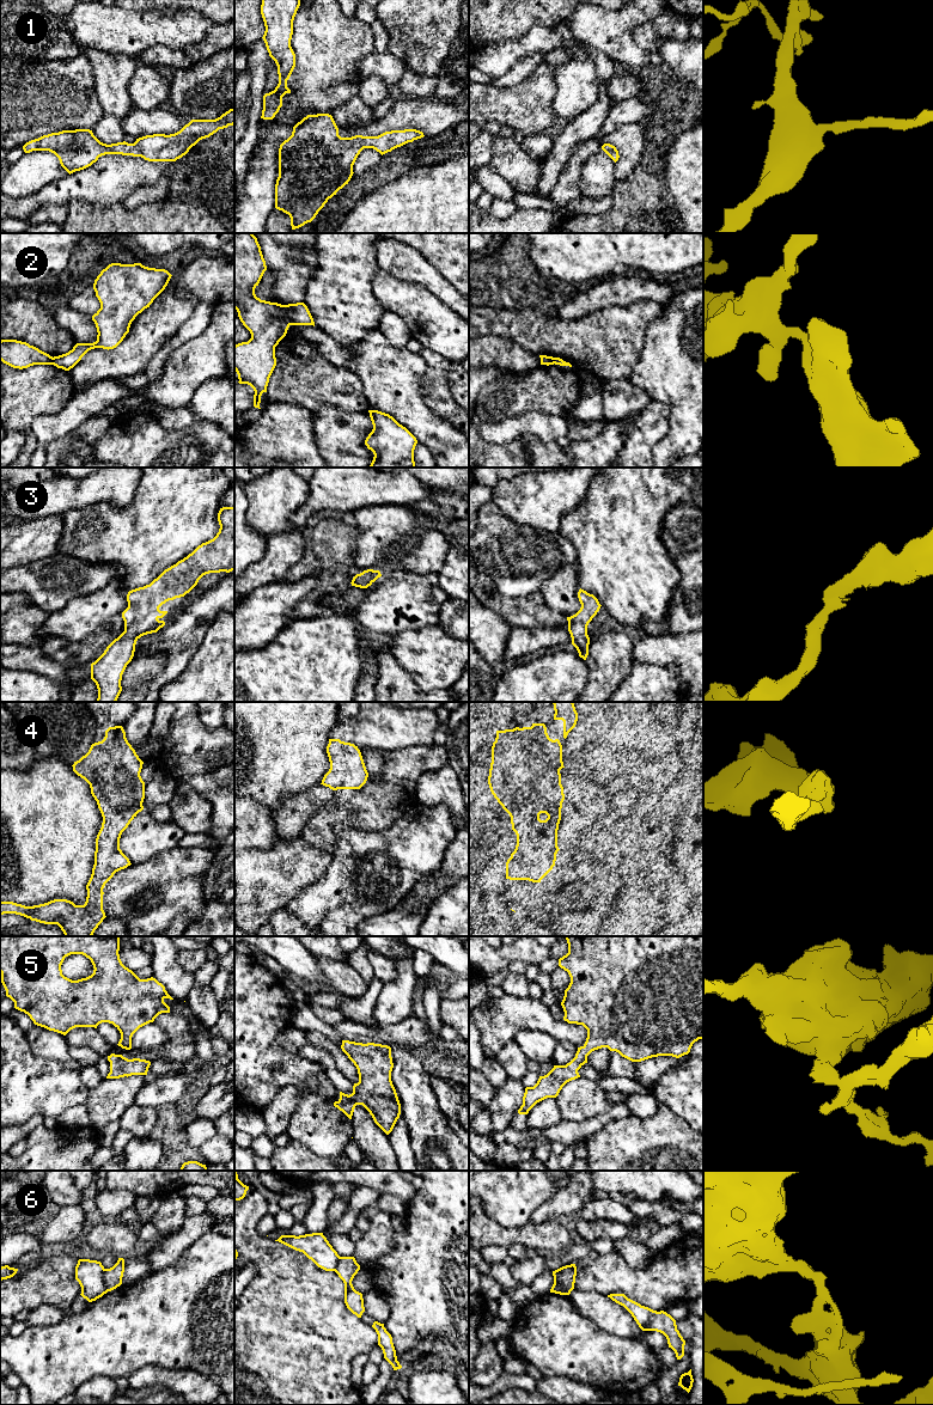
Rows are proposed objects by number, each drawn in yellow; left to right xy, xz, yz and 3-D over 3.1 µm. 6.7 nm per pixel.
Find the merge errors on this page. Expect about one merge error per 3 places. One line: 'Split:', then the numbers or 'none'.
Split: 2, 6

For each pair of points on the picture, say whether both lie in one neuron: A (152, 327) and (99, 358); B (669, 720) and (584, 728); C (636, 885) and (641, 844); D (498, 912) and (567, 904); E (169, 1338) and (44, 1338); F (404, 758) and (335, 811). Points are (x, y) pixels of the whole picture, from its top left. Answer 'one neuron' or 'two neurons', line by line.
A: one neuron
B: one neuron
C: one neuron
D: two neurons
E: one neuron
F: one neuron

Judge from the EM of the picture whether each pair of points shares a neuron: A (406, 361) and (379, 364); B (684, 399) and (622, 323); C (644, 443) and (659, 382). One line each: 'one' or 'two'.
A: one
B: two
C: two

